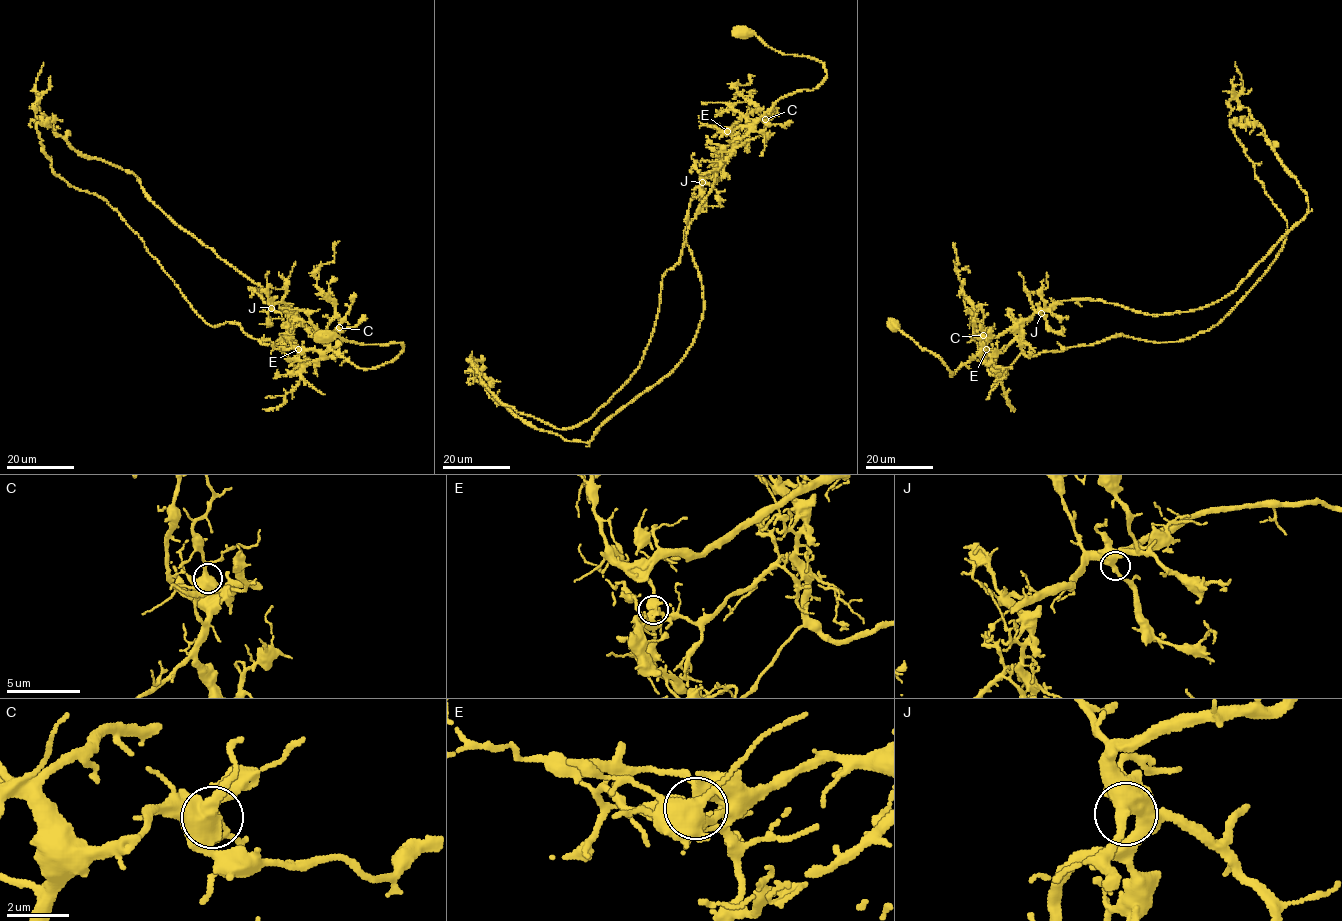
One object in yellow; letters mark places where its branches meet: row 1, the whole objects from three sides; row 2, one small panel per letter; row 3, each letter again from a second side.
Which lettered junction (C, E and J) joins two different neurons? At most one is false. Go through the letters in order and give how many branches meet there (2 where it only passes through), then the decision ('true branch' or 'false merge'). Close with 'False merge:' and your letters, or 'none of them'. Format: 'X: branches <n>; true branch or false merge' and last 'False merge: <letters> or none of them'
C: branches 2; true branch
E: branches 2; false merge
J: branches 2; true branch
False merge: E

